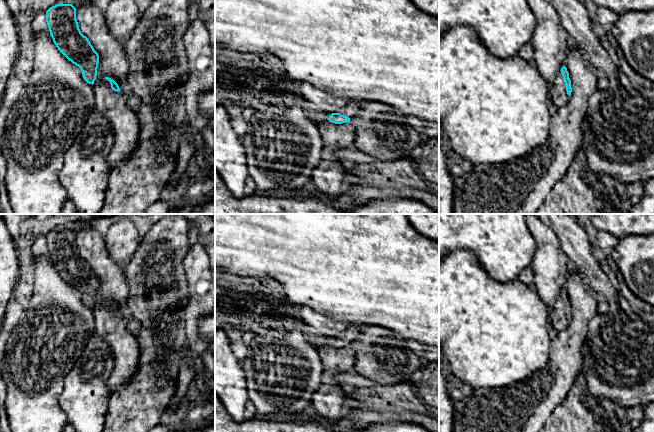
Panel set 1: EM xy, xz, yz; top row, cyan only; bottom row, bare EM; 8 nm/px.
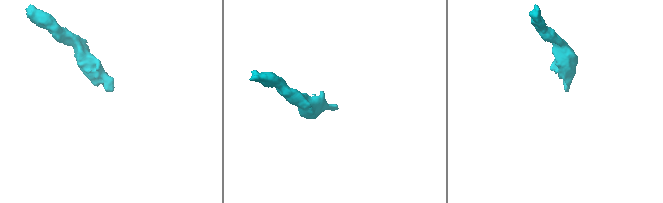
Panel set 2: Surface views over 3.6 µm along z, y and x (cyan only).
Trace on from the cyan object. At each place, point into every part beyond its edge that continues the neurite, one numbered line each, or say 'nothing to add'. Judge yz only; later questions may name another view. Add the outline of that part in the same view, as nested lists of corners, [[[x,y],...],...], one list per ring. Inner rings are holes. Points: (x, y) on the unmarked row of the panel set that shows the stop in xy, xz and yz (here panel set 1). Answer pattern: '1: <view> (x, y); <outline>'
1: yz (560, 322); [[[559,296],[555,303],[555,318],[550,320],[549,328],[553,329],[556,333],[565,330],[569,325],[569,319],[566,315],[565,306],[561,296]]]

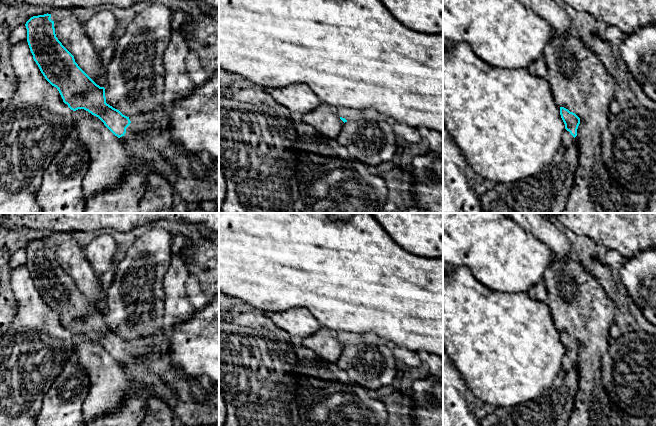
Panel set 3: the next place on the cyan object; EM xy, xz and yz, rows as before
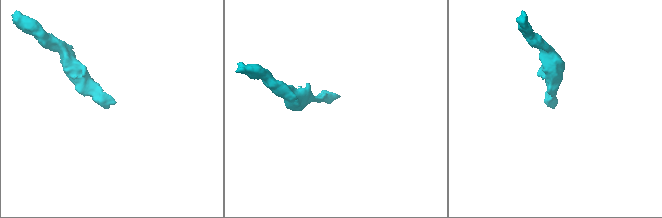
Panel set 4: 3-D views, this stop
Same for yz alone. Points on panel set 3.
1: yz (567, 362); [[[565,355],[562,360],[562,369],[563,370],[569,370],[575,362],[570,358],[569,355]]]

